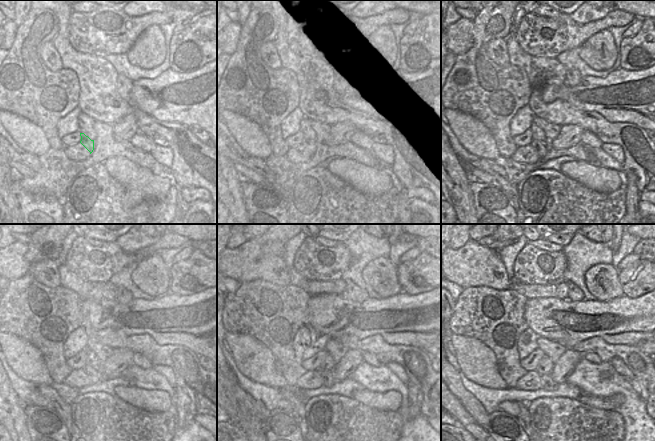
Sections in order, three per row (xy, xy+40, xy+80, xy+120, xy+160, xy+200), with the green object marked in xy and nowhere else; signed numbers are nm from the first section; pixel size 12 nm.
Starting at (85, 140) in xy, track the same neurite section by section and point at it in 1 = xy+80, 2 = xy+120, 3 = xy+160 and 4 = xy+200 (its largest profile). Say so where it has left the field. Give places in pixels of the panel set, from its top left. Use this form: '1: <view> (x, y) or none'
1: xy+80 (539, 147)
2: xy+120 (95, 375)
3: xy+160 (327, 379)
4: xy+200 (548, 384)

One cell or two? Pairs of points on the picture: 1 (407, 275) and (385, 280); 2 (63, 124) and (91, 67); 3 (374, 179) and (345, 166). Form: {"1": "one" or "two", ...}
{"1": "two", "2": "two", "3": "one"}

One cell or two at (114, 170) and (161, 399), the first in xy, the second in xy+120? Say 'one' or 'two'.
one

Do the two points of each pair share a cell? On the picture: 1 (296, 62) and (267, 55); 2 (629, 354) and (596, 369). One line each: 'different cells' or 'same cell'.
1: different cells
2: different cells

